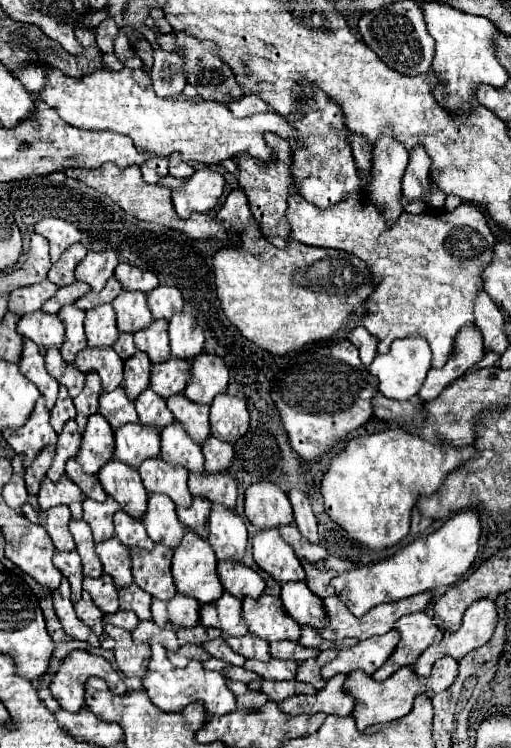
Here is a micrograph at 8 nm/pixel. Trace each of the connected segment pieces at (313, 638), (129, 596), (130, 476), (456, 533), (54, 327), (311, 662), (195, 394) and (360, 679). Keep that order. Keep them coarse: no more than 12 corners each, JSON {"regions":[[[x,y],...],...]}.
{"regions":[[[309,625],[301,627],[299,645],[327,649],[333,643]],[[135,583],[119,589],[121,609],[151,619],[153,597]],[[111,459],[97,473],[125,513],[141,517],[147,491],[137,469]],[[477,511],[393,557],[331,579],[353,615],[457,583],[479,549]],[[43,311],[23,315],[17,331],[39,347],[61,347],[65,325]],[[335,649],[299,663],[297,681],[323,689],[321,667],[335,657]],[[201,353],[191,361],[187,399],[211,403],[229,385],[223,357]],[[409,667],[385,681],[363,671],[345,679],[357,729],[395,721],[423,681]]]}

